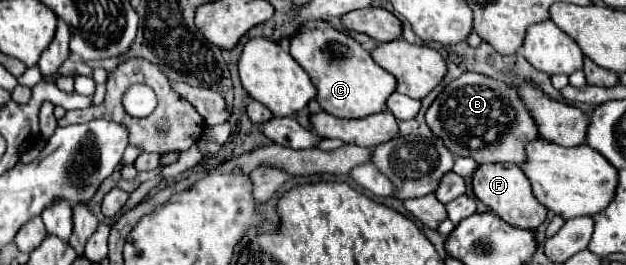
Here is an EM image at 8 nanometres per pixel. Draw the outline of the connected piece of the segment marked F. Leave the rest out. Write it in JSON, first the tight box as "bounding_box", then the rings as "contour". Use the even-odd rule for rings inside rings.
{"bounding_box":[472,163,546,229],"contour":[[[514,163],[480,165],[472,175],[472,191],[474,191],[476,199],[480,199],[486,207],[490,207],[508,225],[516,225],[520,229],[536,229],[546,219],[546,207],[542,207],[534,199],[526,175]]]}

